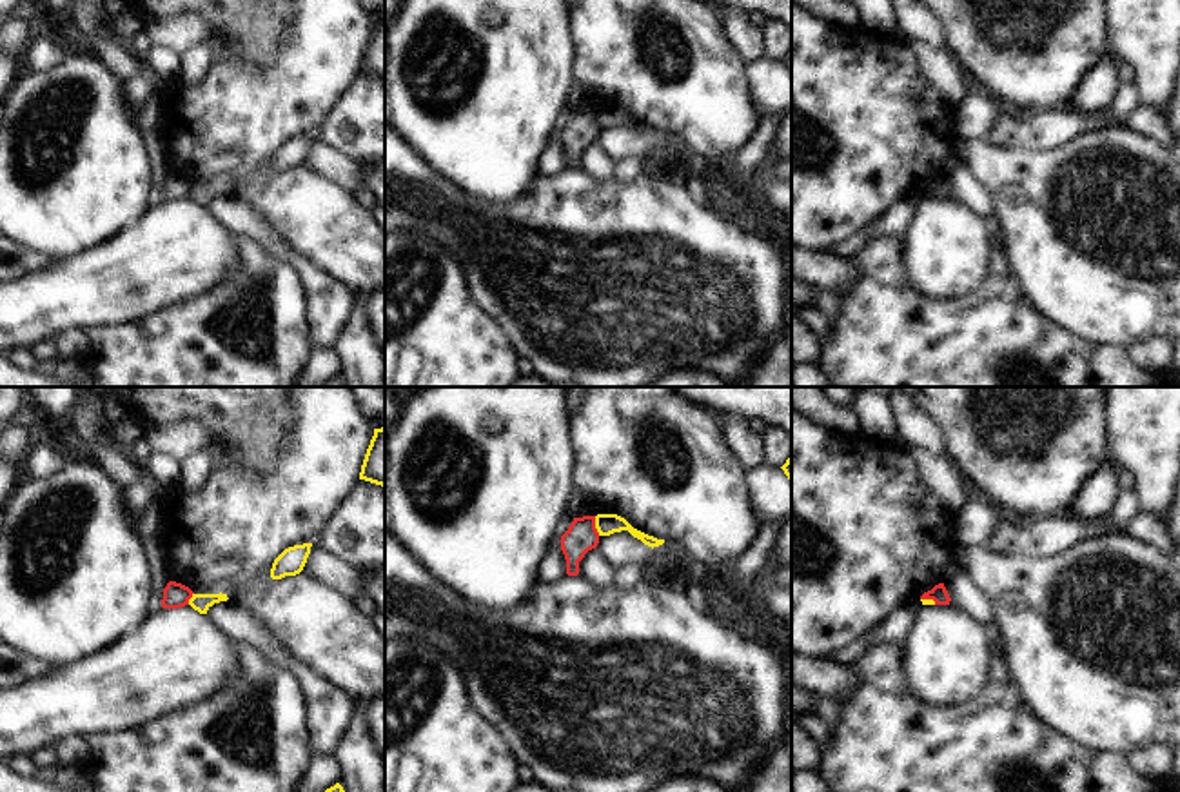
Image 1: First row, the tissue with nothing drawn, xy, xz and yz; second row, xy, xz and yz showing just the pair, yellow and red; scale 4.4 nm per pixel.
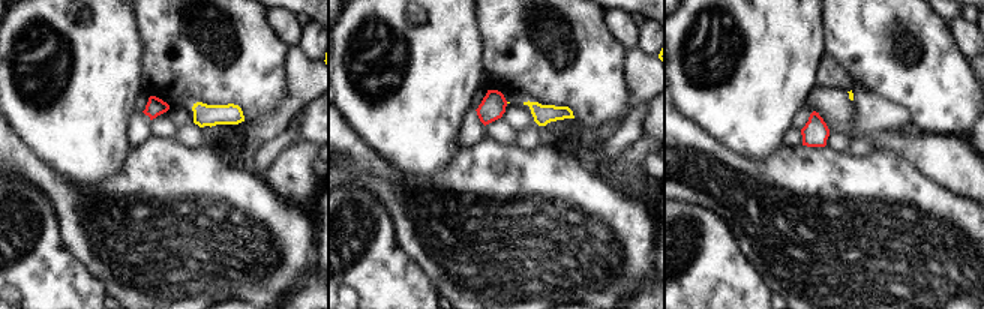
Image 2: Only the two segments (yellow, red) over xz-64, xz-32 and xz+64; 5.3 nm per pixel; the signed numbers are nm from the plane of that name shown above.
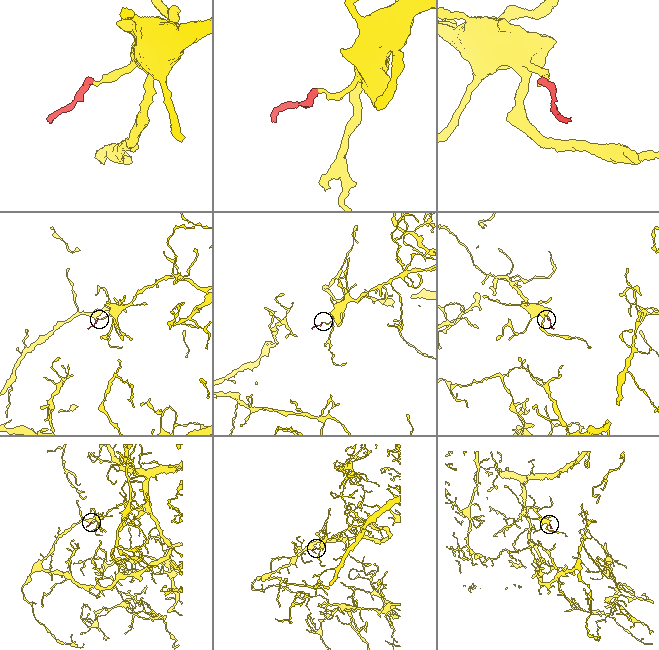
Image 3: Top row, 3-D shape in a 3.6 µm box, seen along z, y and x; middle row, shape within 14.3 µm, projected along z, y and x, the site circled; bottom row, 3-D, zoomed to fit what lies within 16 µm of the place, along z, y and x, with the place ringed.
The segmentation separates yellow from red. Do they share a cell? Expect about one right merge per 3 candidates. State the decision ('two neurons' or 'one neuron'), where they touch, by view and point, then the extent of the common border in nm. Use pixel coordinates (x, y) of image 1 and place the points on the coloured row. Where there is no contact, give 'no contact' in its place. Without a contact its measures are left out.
two neurons; meets yellow in xz at (596, 525); contact 90 nm long

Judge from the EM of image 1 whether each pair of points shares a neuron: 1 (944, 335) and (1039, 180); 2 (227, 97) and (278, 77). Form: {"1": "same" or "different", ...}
{"1": "different", "2": "same"}

